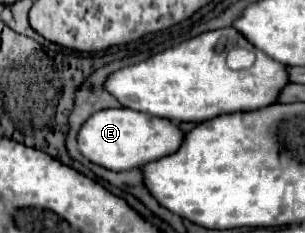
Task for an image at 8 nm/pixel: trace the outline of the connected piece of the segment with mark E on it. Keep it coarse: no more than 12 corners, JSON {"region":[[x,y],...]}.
{"region":[[129,108],[97,112],[79,150],[109,170],[183,144],[181,128]]}

